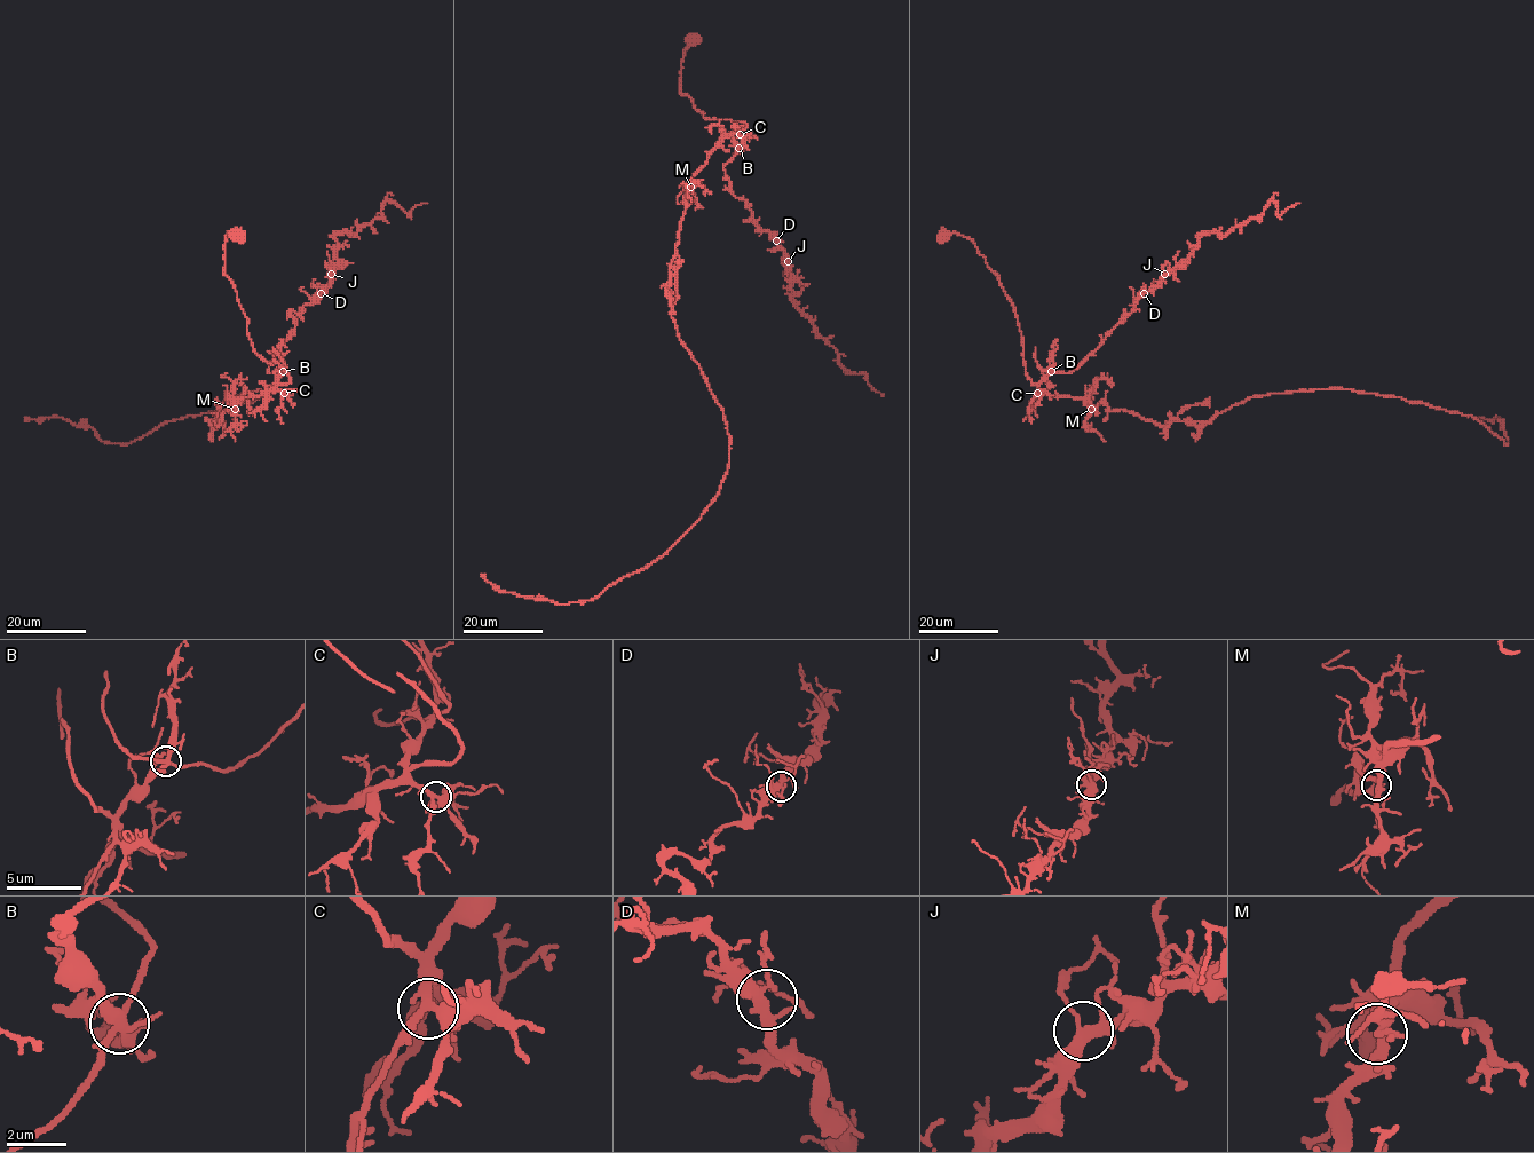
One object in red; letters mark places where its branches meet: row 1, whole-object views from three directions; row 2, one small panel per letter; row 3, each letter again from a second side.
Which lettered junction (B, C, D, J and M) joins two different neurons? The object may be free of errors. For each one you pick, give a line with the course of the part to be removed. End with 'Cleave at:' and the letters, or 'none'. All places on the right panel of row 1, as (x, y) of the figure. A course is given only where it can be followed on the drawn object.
B: (1051, 371), (1078, 365), (1201, 235), (1227, 235), (1270, 200), (1278, 214), (1299, 203)
Cleave at: B

